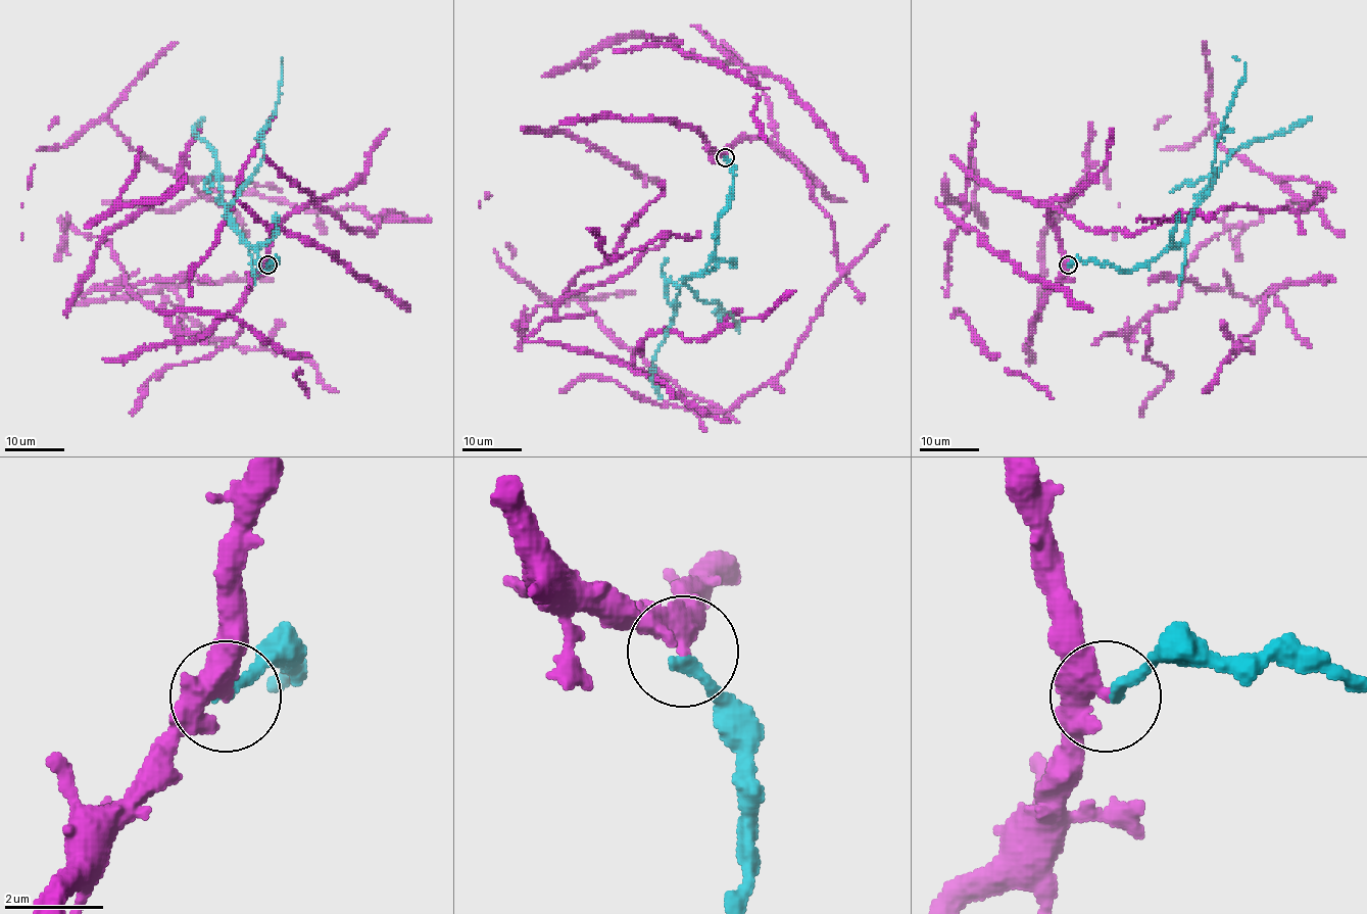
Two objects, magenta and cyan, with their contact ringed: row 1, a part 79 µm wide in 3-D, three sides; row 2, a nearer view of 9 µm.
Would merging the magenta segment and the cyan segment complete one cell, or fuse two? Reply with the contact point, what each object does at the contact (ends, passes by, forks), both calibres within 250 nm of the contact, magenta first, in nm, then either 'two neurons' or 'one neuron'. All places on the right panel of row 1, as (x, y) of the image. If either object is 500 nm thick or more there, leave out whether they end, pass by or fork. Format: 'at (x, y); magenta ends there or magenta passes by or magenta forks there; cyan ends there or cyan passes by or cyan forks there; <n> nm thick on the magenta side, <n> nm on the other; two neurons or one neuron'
at (1068, 265); magenta passes by; cyan ends there; 360 nm thick on the magenta side, 280 nm on the other; two neurons

